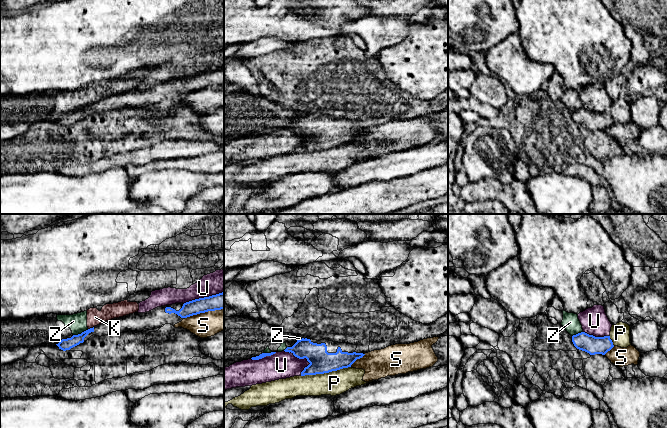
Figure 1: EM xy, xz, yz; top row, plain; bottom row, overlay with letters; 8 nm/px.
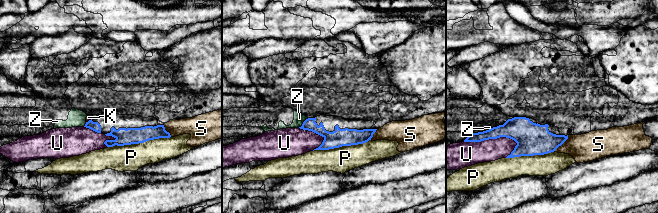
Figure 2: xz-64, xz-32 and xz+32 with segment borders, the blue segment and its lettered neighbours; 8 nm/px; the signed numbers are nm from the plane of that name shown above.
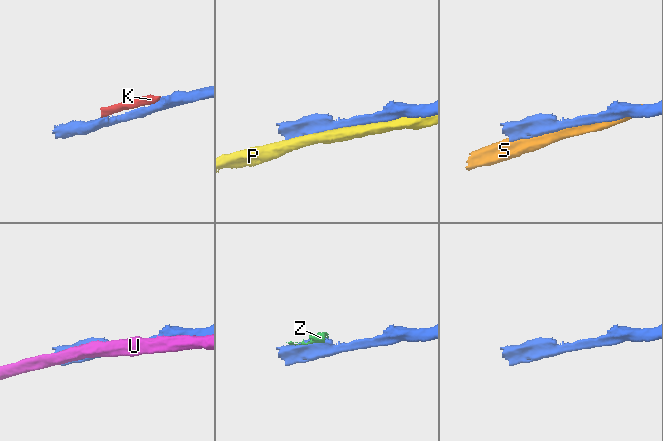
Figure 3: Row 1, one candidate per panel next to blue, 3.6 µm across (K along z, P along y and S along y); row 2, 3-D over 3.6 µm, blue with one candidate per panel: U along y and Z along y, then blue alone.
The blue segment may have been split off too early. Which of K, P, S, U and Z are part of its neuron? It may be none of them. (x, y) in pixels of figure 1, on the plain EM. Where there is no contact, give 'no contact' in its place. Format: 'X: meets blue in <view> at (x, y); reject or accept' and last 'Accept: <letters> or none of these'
K: meets blue in xy at (90, 104); reject
P: meets blue in xz at (325, 148); reject
S: meets blue in xy at (204, 88); reject
U: meets blue in xz at (303, 134); reject
Z: meets blue in xy at (81, 109); reject
Accept: none of these

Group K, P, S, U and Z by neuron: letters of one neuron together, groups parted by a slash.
K Z / P / S / U

